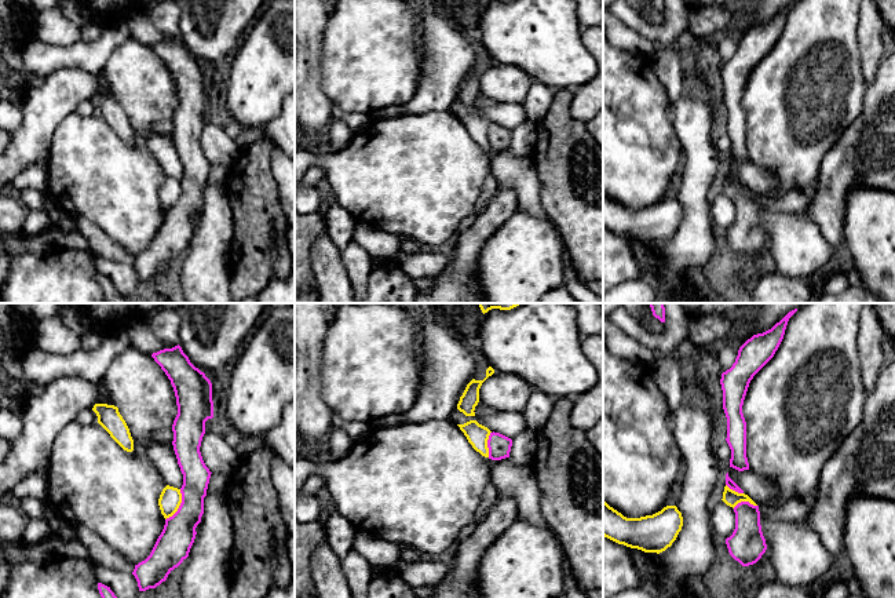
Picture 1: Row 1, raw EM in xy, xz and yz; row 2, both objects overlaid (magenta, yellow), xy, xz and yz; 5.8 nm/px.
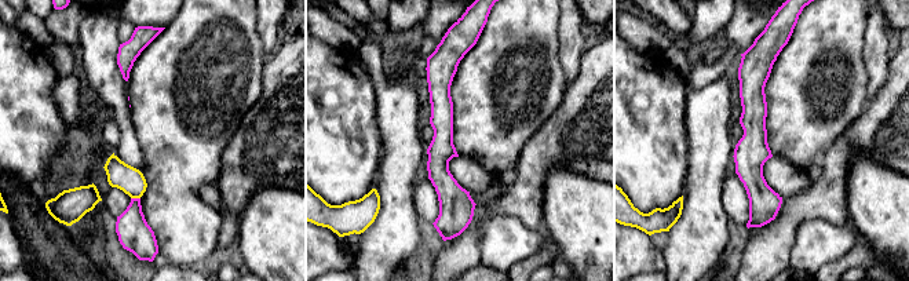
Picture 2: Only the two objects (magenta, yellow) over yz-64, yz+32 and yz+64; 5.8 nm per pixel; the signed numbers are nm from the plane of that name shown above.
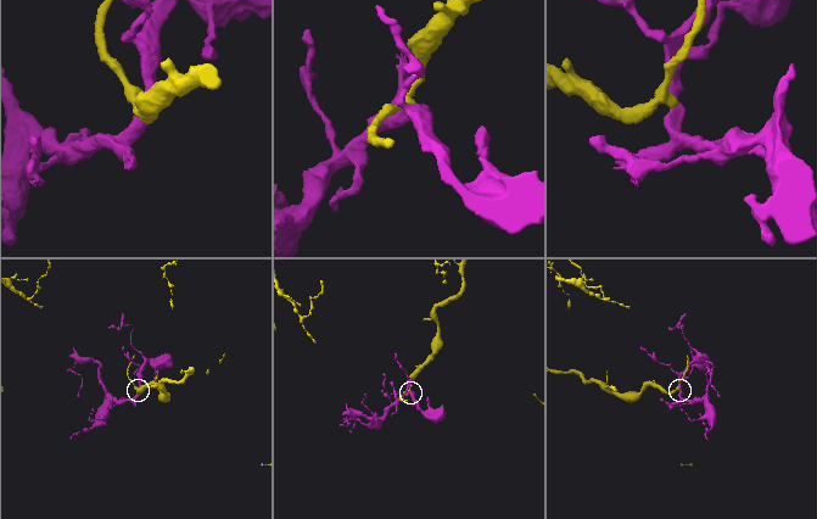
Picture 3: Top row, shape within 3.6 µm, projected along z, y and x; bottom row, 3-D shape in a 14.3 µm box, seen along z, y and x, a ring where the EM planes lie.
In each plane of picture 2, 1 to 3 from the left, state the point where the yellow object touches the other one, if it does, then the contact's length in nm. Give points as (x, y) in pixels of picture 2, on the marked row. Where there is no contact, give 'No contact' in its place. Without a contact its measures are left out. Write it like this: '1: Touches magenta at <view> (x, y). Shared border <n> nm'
1: Touches magenta at yz-64 (135, 199). Shared border 60 nm
2: No contact
3: No contact

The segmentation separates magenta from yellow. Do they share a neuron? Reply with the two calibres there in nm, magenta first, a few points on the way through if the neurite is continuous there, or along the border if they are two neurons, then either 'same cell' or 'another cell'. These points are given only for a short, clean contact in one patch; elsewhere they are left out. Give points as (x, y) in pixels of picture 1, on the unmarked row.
200/130 nm | along xy (181, 181), (181, 196), (165, 211) | another cell

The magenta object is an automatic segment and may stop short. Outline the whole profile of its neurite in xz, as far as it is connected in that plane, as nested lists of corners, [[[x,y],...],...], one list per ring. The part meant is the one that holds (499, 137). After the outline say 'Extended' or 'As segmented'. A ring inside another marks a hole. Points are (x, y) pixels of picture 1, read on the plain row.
[[[490,124],[487,131],[489,139],[489,150],[492,152],[501,152],[509,149],[512,138],[512,131],[500,125],[500,124]]]. As segmented

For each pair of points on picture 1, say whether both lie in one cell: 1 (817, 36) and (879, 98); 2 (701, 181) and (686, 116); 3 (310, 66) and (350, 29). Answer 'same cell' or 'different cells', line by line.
1: different cells
2: same cell
3: different cells

